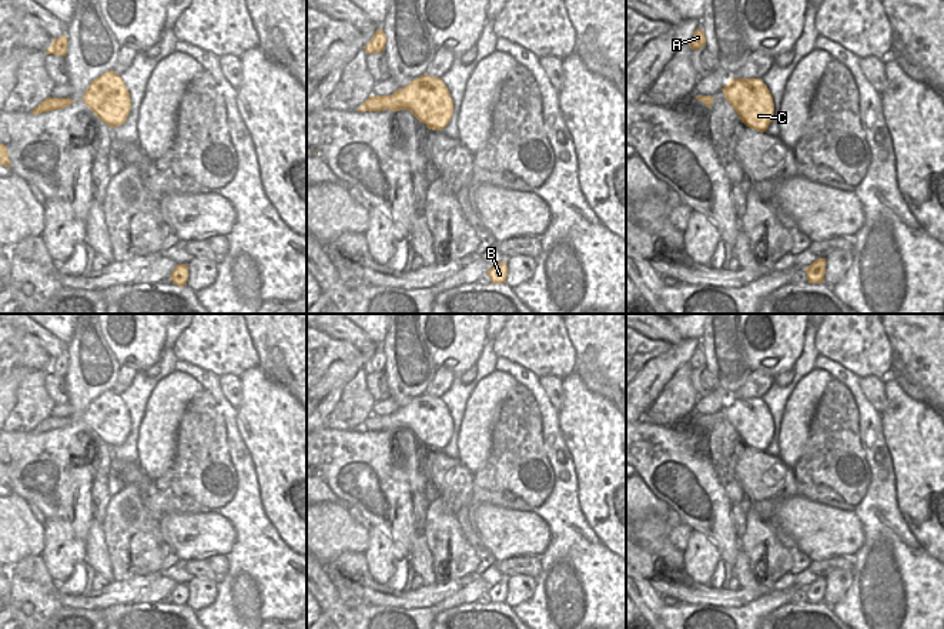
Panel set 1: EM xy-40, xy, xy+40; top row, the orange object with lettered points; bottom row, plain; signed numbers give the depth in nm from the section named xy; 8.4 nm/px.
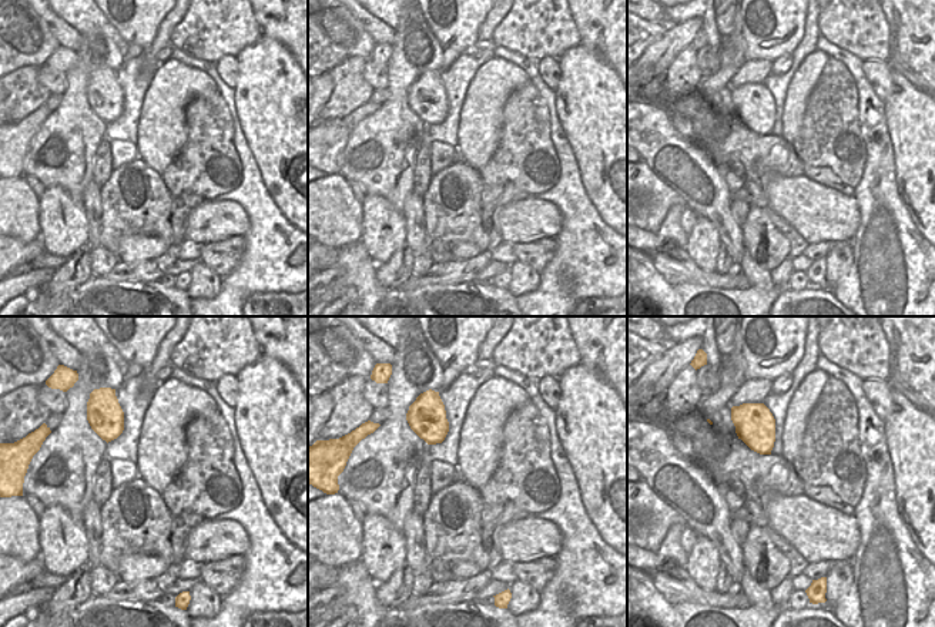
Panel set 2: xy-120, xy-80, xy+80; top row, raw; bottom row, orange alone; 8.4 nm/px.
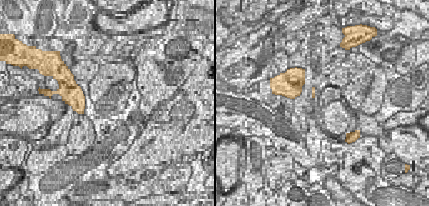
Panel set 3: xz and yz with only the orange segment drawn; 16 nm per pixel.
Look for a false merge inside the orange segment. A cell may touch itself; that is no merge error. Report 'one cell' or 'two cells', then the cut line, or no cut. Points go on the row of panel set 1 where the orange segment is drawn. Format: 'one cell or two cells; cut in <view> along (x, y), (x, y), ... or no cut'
one cell; no cut

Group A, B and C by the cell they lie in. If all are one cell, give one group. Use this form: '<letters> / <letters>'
A B C

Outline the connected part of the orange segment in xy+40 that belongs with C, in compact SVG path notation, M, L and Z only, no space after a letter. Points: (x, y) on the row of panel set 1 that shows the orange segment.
M732 78L722 91L742 123L760 133L769 128L774 103L761 78Z

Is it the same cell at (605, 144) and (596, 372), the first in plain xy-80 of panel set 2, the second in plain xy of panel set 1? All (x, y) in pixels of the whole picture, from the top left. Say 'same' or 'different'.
different

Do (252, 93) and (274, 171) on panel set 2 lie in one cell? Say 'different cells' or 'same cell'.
same cell

